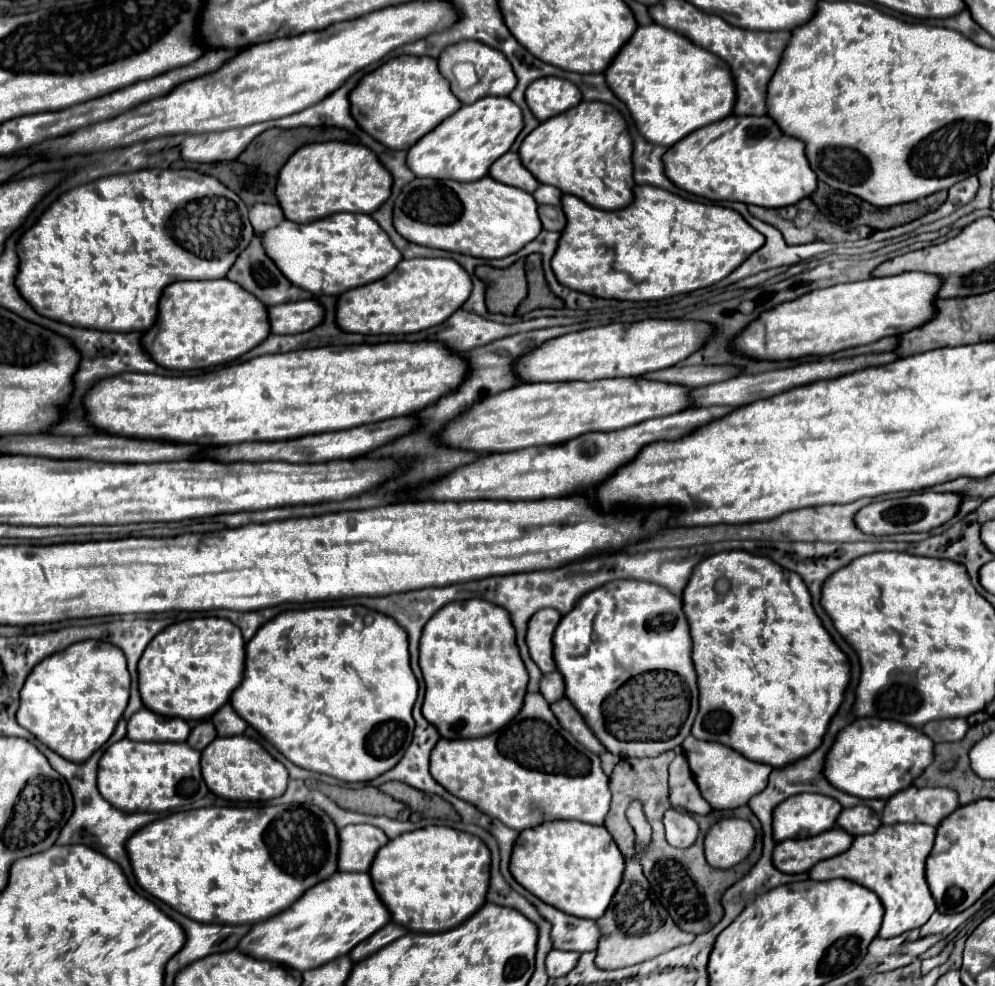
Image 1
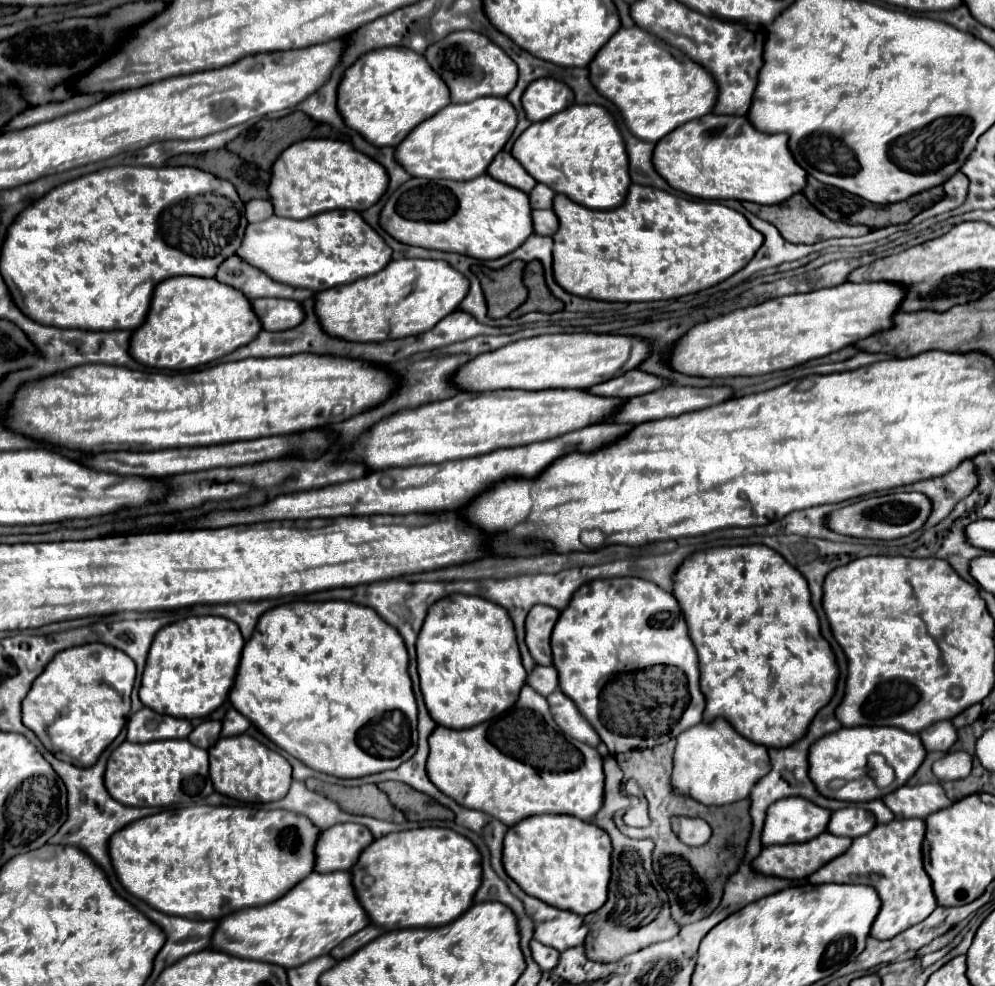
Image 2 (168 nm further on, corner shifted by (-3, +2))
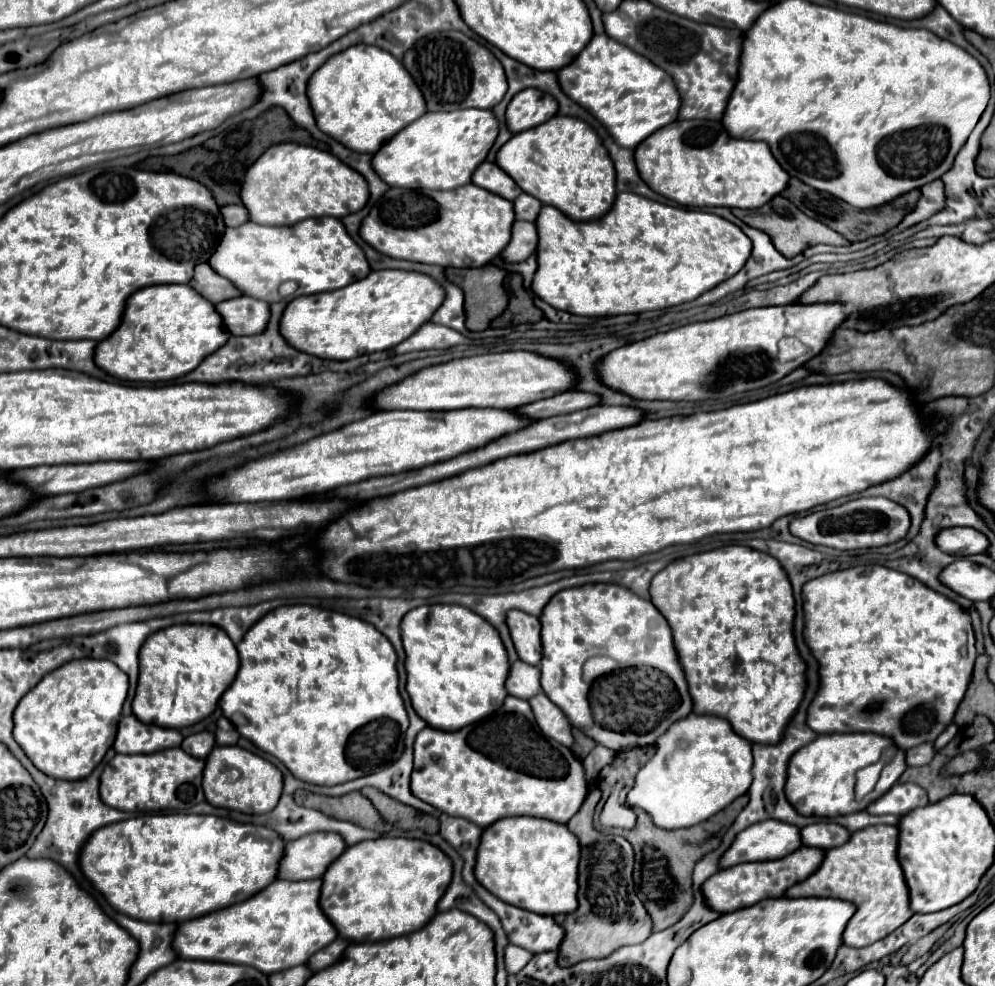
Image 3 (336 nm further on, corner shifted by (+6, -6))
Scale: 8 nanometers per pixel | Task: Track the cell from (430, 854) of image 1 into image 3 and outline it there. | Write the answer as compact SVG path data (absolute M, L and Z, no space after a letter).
M375 839L361 841L353 847L347 847L345 853L333 861L323 875L321 887L321 909L329 917L329 921L339 931L339 937L361 943L361 941L383 941L401 937L413 931L423 929L435 917L437 903L447 891L451 883L453 865L451 859L437 847L419 839Z

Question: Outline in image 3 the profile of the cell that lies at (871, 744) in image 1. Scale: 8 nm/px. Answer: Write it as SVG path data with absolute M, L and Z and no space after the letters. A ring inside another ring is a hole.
M831 733L831 735L819 735L811 745L805 745L791 757L789 769L787 769L787 799L801 815L821 815L821 817L835 817L835 815L847 815L867 809L869 803L877 801L877 797L883 797L903 775L907 769L905 751L895 747L895 743L889 737L879 737L875 733ZM885 749L895 749L893 757L887 761L887 767L883 769L875 789L867 795L863 801L855 801L853 793L853 781L855 773L871 763L875 763Z

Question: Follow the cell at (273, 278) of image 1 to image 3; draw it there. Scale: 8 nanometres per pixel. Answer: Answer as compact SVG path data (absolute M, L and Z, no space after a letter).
M201 263L195 267L195 275L191 279L191 287L207 297L213 305L219 305L221 301L241 297L243 291L239 291L229 279L221 277L217 271L211 269L211 265Z

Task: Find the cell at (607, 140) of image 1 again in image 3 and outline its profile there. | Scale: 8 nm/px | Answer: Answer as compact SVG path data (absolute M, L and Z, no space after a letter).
M555 115L547 123L541 123L533 129L521 131L513 135L497 153L497 165L515 179L515 183L525 191L537 197L545 205L555 205L561 213L567 213L573 221L593 221L603 217L615 201L615 167L611 165L611 157L607 157L607 149L593 127L585 121L569 115Z

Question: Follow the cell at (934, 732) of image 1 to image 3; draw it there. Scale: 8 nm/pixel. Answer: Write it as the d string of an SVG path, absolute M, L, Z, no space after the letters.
M927 743L927 745L917 745L915 749L907 749L907 765L911 767L921 767L921 765L927 765L933 761L937 749L933 743Z

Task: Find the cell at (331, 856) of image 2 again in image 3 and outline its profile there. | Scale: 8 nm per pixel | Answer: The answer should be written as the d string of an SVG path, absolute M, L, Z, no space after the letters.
M309 833L289 841L285 849L279 877L301 881L323 877L327 865L331 865L331 861L335 861L335 857L339 857L347 845L339 833Z

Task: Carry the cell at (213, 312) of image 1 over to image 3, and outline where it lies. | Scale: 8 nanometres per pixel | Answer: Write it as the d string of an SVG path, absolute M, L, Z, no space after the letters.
M155 285L155 287L143 287L133 293L133 297L127 301L123 321L111 333L105 341L97 343L95 347L95 361L97 365L107 371L109 375L123 379L123 381L171 381L177 377L183 377L195 369L203 357L215 353L215 349L221 349L227 343L227 337L231 337L223 325L223 317L207 301L205 297L199 297L191 285Z

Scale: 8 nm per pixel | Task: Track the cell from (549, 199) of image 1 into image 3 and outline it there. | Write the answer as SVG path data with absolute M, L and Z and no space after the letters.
M521 193L513 205L515 205L517 219L523 219L523 221L535 221L541 211L541 201L527 193Z

